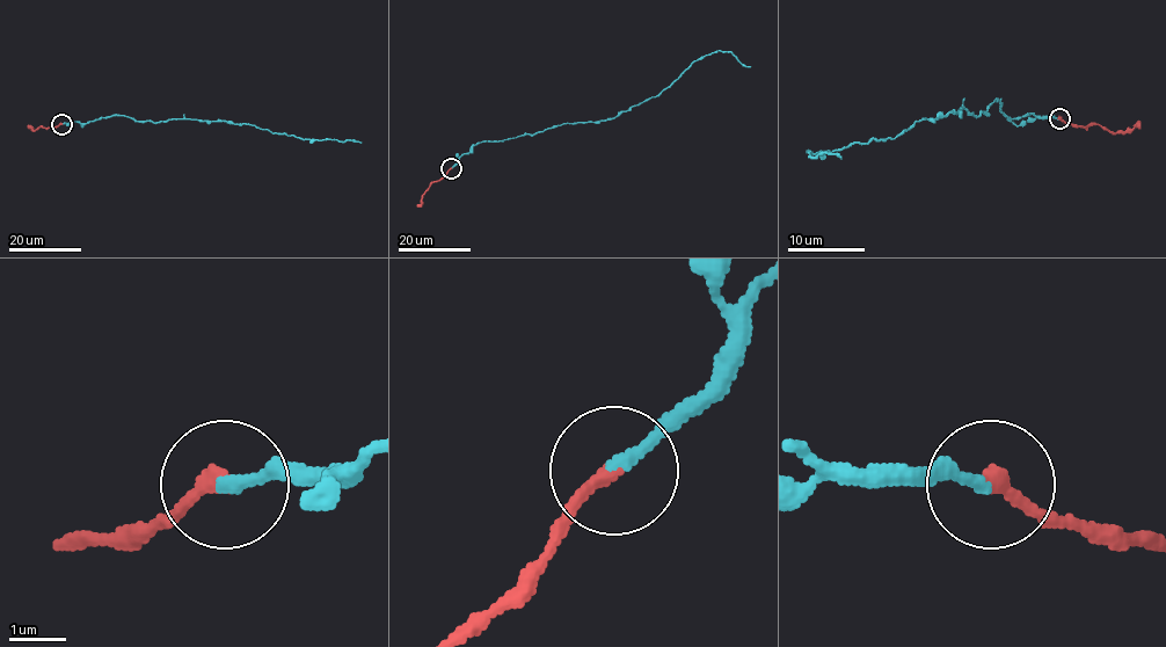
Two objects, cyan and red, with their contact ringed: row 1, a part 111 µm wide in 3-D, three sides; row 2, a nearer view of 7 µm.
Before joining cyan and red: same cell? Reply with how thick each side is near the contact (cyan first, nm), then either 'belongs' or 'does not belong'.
220 nm thick on the cyan side, 280 nm on the other; belongs

